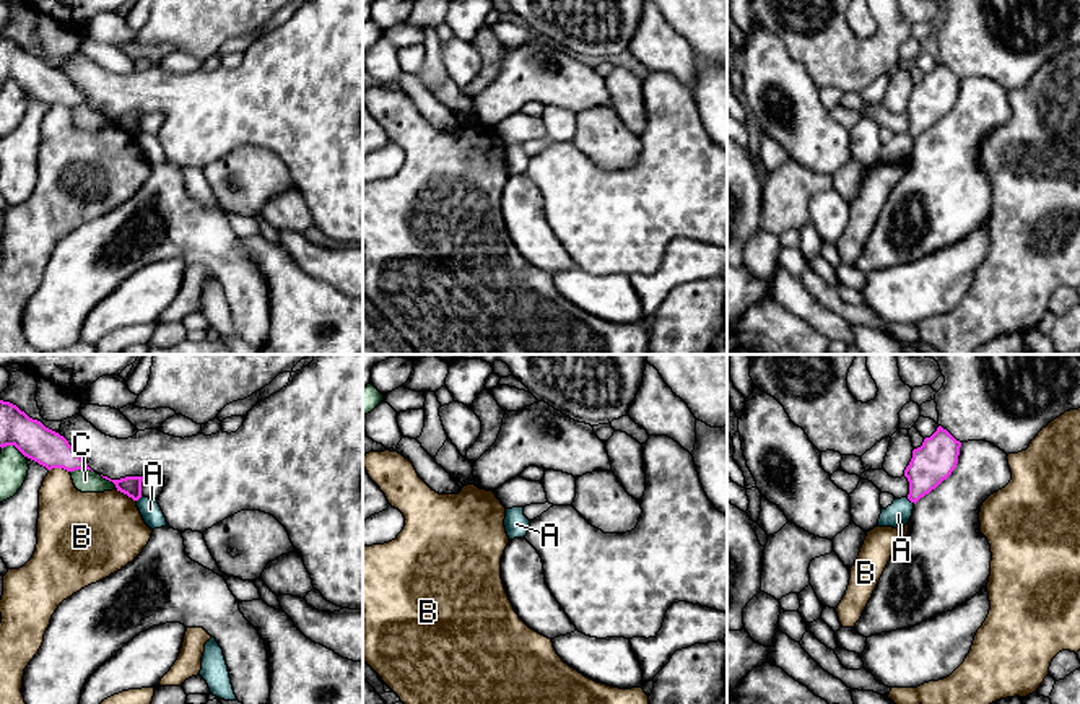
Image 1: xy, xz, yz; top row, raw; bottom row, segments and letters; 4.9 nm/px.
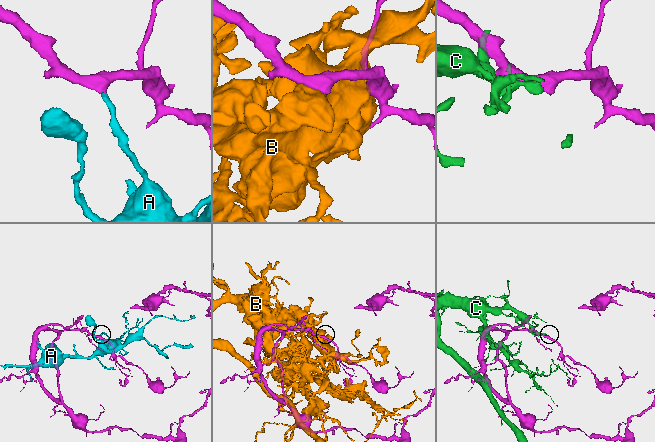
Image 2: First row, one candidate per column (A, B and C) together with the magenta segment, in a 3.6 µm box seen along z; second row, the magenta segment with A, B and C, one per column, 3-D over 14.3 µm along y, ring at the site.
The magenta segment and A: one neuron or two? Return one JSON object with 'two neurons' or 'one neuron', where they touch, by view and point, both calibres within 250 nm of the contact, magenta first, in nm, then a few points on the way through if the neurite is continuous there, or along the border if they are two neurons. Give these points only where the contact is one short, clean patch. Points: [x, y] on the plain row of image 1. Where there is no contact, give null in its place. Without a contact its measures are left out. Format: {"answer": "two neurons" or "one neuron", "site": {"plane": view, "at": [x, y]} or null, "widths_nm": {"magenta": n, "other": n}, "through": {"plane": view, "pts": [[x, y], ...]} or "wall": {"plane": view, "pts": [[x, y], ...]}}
{"answer": "two neurons", "site": {"plane": "yz", "at": [911, 137]}, "widths_nm": {"magenta": 200, "other": 120}, "wall": {"plane": "yz", "pts": [[906, 134], [914, 139]]}}

